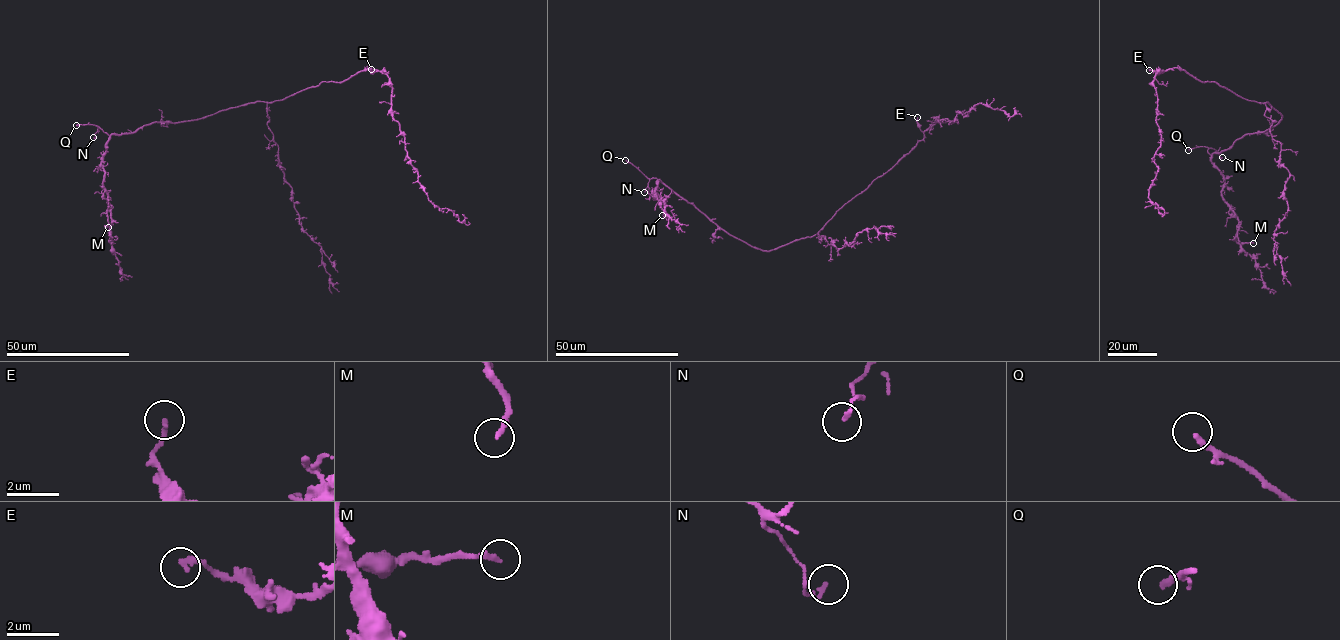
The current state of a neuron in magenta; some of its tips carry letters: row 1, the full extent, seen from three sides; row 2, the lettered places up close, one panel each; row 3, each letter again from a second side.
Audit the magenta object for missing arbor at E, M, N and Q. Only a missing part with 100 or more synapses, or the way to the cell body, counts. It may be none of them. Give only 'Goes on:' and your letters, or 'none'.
Goes on: Q

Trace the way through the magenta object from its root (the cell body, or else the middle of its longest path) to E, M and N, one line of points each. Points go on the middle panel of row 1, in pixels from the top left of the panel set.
E: (819, 230), (840, 209), (889, 170), (923, 138), (917, 117)
M: (819, 230), (763, 250), (728, 234), (659, 180), (653, 191), (657, 188), (661, 202), (662, 197), (662, 215)
N: (819, 230), (812, 236), (763, 250), (720, 229), (657, 179), (651, 178), (644, 192)

